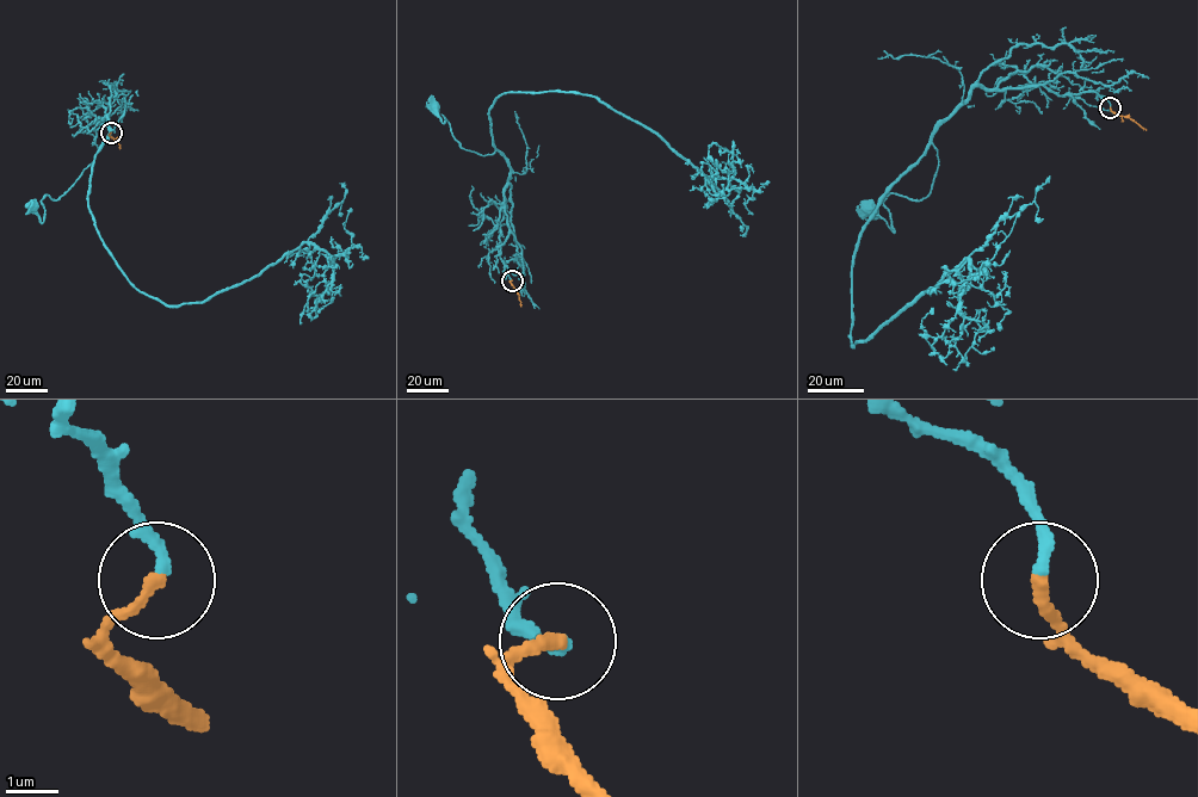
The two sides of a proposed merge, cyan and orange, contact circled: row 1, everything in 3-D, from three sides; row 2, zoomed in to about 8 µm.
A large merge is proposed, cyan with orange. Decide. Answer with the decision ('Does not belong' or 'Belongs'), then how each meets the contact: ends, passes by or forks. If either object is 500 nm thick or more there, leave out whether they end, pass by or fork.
Belongs. At the ring cyan ends. At the ring orange ends

